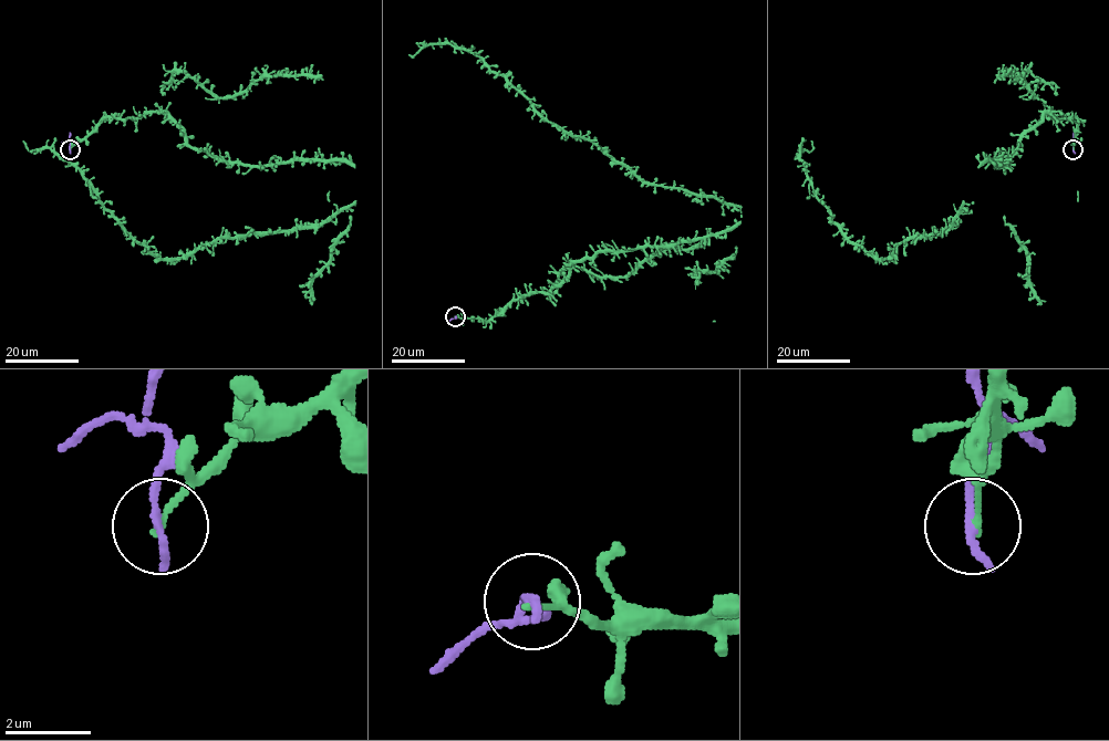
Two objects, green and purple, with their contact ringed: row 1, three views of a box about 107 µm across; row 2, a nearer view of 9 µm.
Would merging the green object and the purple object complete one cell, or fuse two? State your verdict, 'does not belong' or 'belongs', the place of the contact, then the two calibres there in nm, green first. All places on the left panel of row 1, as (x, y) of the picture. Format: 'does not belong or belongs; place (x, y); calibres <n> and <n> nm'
does not belong; place (70, 149); calibres 150 and 240 nm

